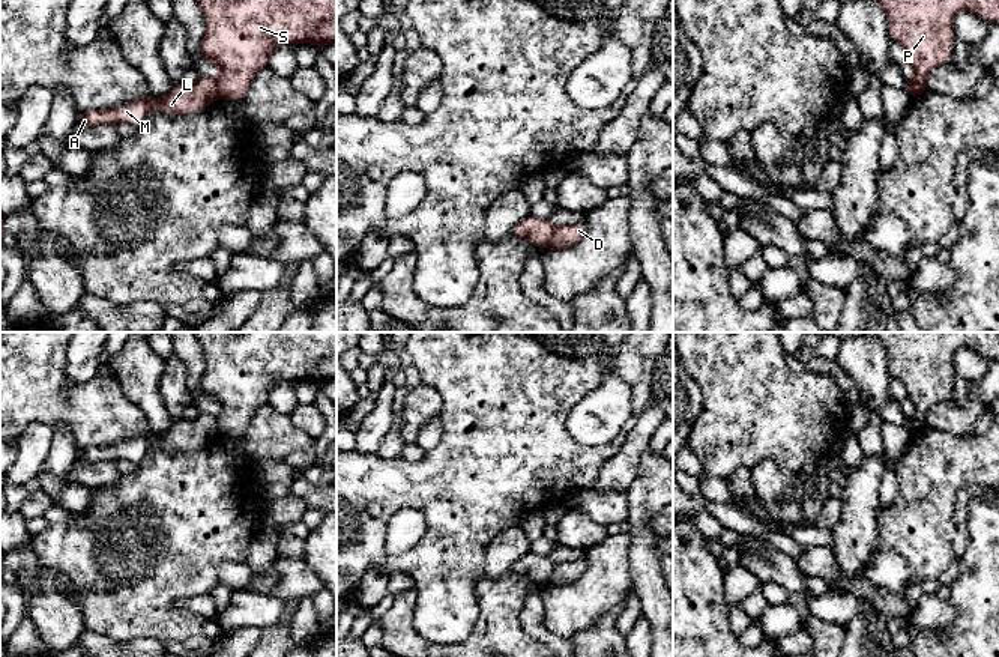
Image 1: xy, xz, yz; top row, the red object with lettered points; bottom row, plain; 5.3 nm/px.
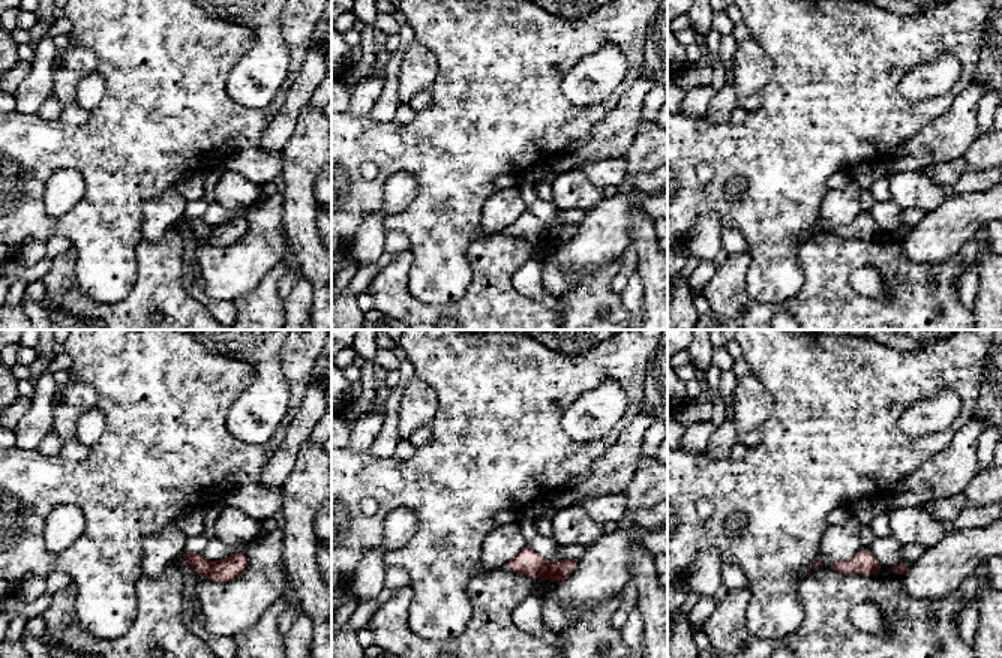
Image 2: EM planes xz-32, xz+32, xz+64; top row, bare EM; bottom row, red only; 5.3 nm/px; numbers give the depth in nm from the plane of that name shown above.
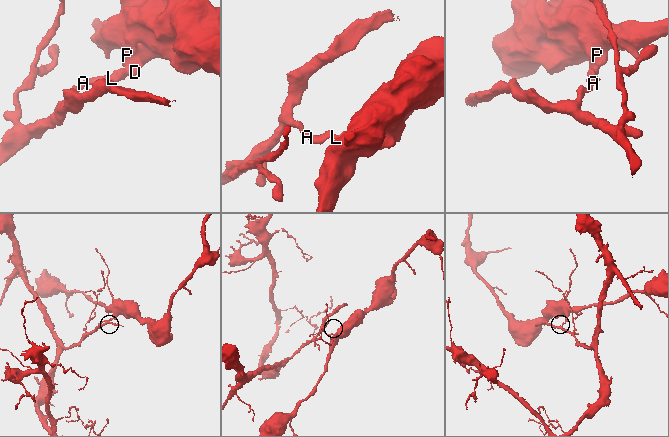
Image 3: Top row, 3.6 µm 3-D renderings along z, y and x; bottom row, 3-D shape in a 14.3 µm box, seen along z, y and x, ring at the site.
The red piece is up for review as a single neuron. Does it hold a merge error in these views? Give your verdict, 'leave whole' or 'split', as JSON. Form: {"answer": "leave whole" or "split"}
{"answer": "split"}

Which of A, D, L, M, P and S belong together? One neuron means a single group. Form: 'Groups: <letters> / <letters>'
Groups: A L M / D P S

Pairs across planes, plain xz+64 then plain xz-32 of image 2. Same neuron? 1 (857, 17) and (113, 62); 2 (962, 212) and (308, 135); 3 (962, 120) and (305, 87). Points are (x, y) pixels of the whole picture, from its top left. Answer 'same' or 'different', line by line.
1: same
2: different
3: same

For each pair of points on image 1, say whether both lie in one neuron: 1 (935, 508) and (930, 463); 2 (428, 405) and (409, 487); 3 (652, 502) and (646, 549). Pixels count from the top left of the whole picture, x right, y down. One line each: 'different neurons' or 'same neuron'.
1: same neuron
2: different neurons
3: same neuron

